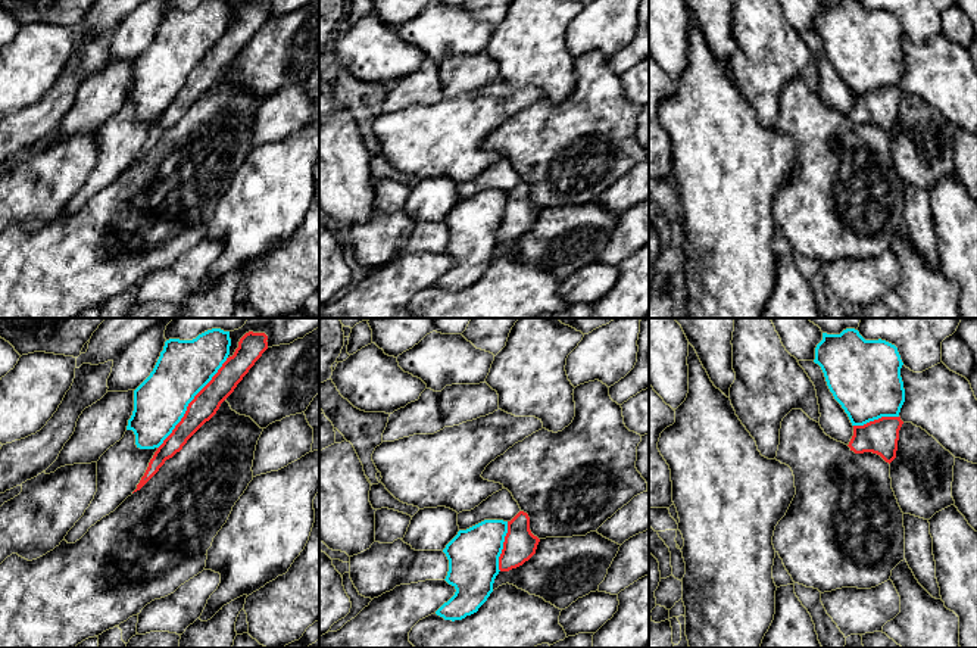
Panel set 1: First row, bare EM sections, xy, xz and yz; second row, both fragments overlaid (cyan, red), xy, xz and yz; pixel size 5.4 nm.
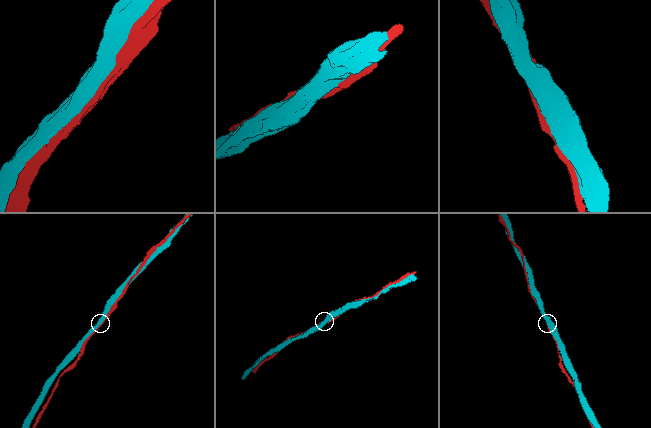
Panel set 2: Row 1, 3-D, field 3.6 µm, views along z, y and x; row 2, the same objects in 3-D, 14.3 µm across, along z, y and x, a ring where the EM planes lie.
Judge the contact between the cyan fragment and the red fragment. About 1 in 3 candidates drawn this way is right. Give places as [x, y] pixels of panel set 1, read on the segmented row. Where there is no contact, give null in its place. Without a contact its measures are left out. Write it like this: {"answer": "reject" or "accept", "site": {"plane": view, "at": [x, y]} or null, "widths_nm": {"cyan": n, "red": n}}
{"answer": "accept", "site": {"plane": "xy", "at": [190, 401]}, "widths_nm": {"cyan": 300, "red": 150}}

